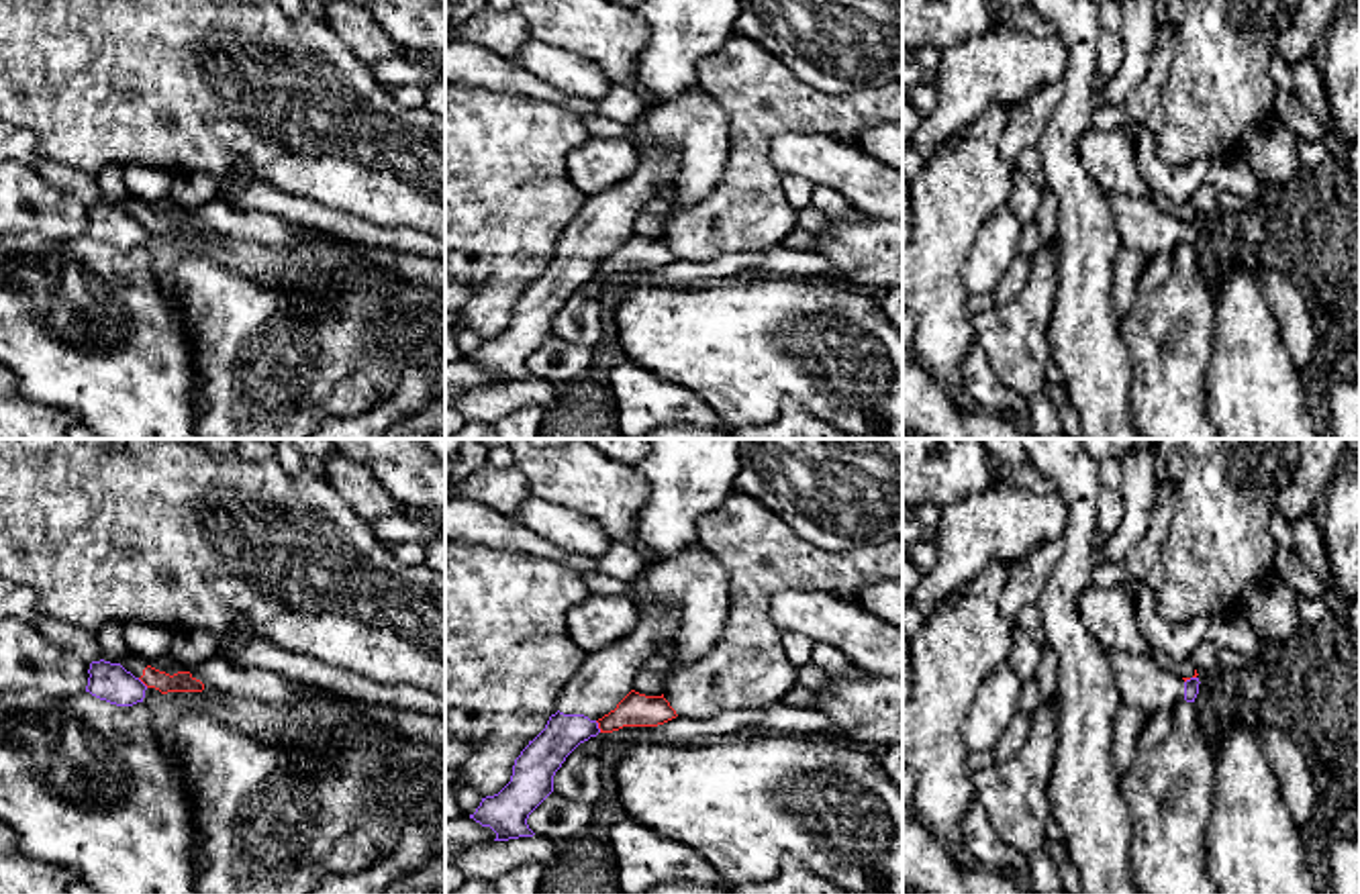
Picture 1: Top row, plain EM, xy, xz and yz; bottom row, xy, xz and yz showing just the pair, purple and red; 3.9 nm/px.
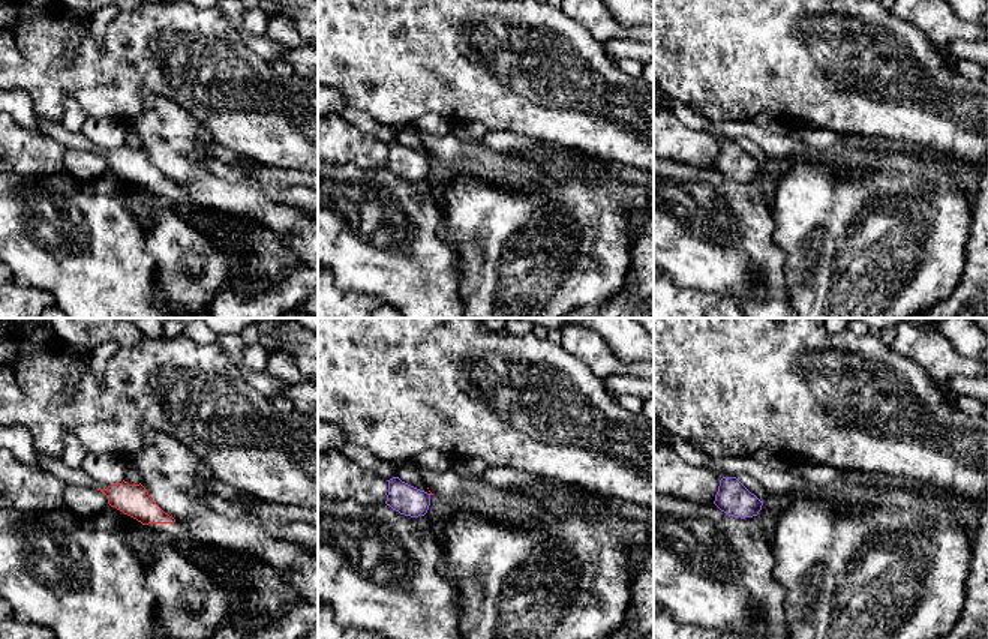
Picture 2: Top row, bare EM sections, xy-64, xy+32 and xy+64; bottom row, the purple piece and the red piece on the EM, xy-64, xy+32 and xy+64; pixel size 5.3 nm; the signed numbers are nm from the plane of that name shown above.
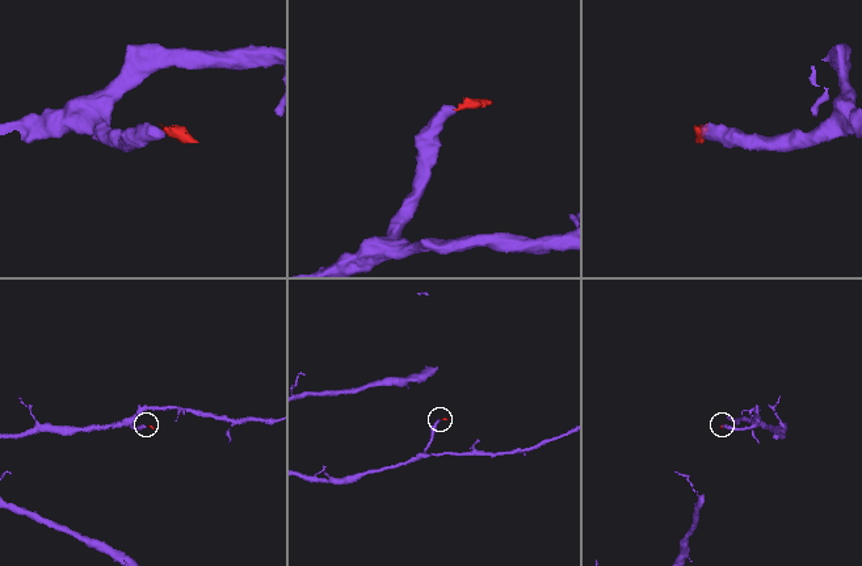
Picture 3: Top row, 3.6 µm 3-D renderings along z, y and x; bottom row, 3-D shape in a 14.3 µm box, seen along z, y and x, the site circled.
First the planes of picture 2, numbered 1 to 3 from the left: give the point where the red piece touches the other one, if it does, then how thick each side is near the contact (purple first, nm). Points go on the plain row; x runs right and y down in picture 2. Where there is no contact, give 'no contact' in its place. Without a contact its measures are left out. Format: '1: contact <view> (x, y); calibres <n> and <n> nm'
1: no contact
2: no contact
3: no contact

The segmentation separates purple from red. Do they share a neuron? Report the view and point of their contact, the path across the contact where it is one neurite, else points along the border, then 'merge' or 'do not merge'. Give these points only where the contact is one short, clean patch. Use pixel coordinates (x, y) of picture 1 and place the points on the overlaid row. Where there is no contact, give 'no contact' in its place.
contact xz (597, 727); border xz (595, 721), (601, 731); do not merge

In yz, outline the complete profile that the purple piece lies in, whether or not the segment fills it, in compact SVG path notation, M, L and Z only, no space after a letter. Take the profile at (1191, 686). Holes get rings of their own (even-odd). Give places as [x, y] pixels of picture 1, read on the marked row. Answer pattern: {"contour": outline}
{"contour": "M1109 651L1107 661L1123 704L1146 712L1170 710L1180 700L1195 702L1199 694L1199 678L1184 682L1174 672L1162 669L1152 655Z"}

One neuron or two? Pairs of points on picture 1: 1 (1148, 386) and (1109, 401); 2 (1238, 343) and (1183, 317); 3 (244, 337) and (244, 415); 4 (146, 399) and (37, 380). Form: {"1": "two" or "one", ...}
{"1": "two", "2": "two", "3": "one", "4": "one"}

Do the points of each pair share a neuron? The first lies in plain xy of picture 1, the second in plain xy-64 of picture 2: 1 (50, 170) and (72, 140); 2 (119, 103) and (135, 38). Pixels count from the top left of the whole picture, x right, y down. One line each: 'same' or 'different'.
1: same
2: same

